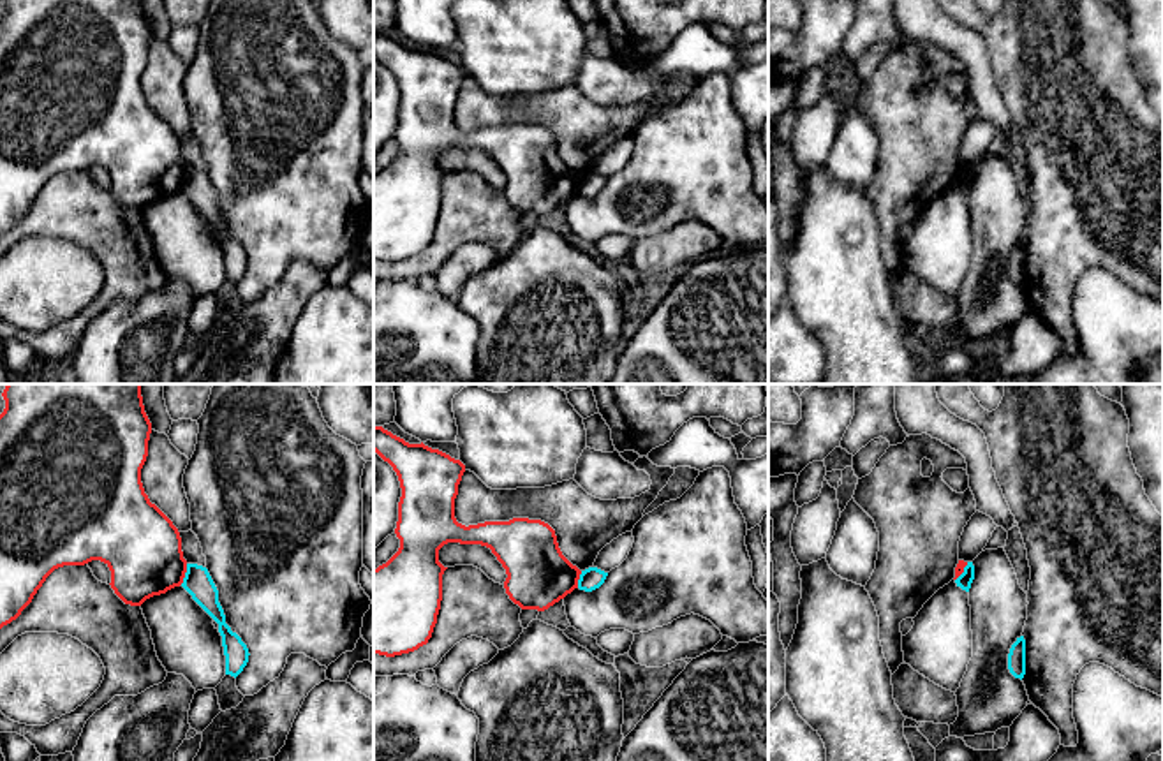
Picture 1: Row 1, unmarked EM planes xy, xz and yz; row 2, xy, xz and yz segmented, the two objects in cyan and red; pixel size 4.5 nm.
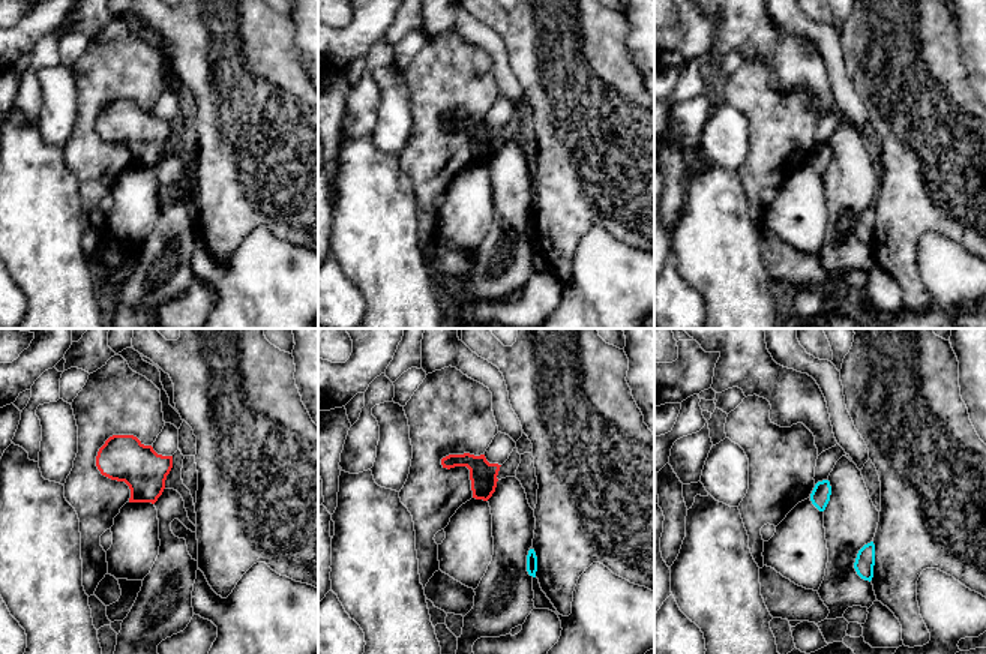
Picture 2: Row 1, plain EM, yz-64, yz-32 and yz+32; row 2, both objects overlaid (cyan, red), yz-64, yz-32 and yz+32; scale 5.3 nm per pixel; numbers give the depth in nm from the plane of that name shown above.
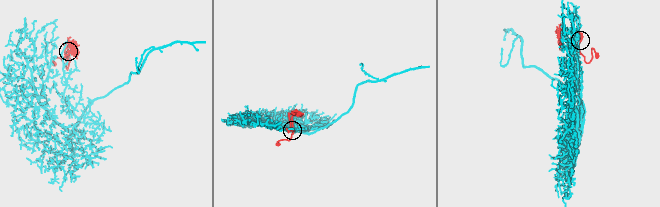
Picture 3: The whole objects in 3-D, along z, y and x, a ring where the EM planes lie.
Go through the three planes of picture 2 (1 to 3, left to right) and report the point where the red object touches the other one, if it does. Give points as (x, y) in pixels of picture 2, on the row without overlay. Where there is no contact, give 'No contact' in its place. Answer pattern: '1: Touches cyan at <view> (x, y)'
1: No contact
2: No contact
3: No contact

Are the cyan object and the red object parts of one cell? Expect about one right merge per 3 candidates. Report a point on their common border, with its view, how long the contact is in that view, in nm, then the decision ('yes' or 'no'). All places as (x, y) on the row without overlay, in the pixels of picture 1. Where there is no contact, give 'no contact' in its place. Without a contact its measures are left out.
contact xy (185, 180); length 100 nm; no

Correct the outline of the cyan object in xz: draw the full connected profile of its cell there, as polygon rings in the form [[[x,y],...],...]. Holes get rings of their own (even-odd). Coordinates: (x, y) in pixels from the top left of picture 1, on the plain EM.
[[[589,173],[589,174],[582,176],[580,185],[578,185],[578,194],[585,196],[585,197],[592,197],[604,188],[606,181],[608,181],[608,178],[597,174],[597,173]]]

